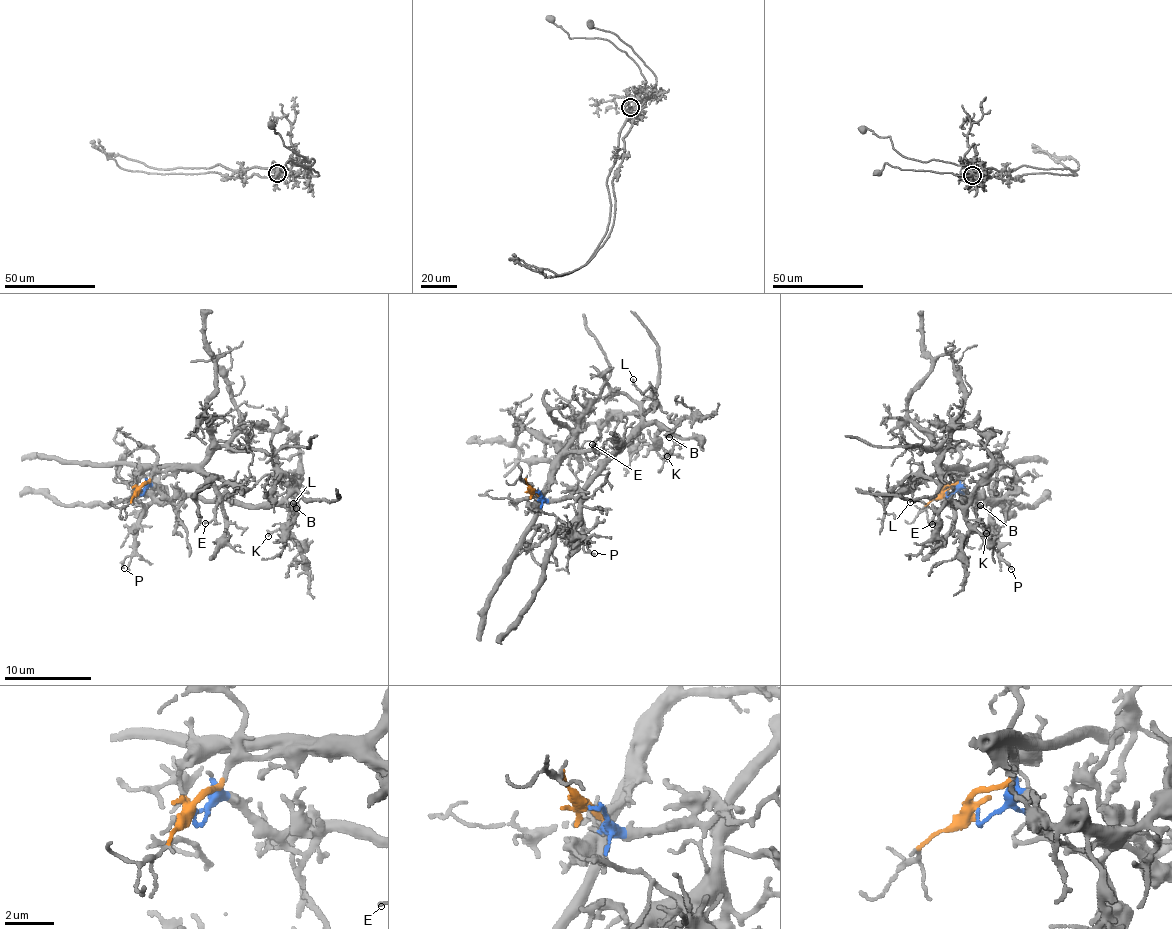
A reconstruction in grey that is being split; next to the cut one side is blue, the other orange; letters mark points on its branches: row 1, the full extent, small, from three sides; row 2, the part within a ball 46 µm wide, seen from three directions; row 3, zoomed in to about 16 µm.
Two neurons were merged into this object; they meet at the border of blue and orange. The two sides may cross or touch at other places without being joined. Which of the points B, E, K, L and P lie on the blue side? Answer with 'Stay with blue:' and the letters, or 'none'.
Stay with blue: B, K, L, P

